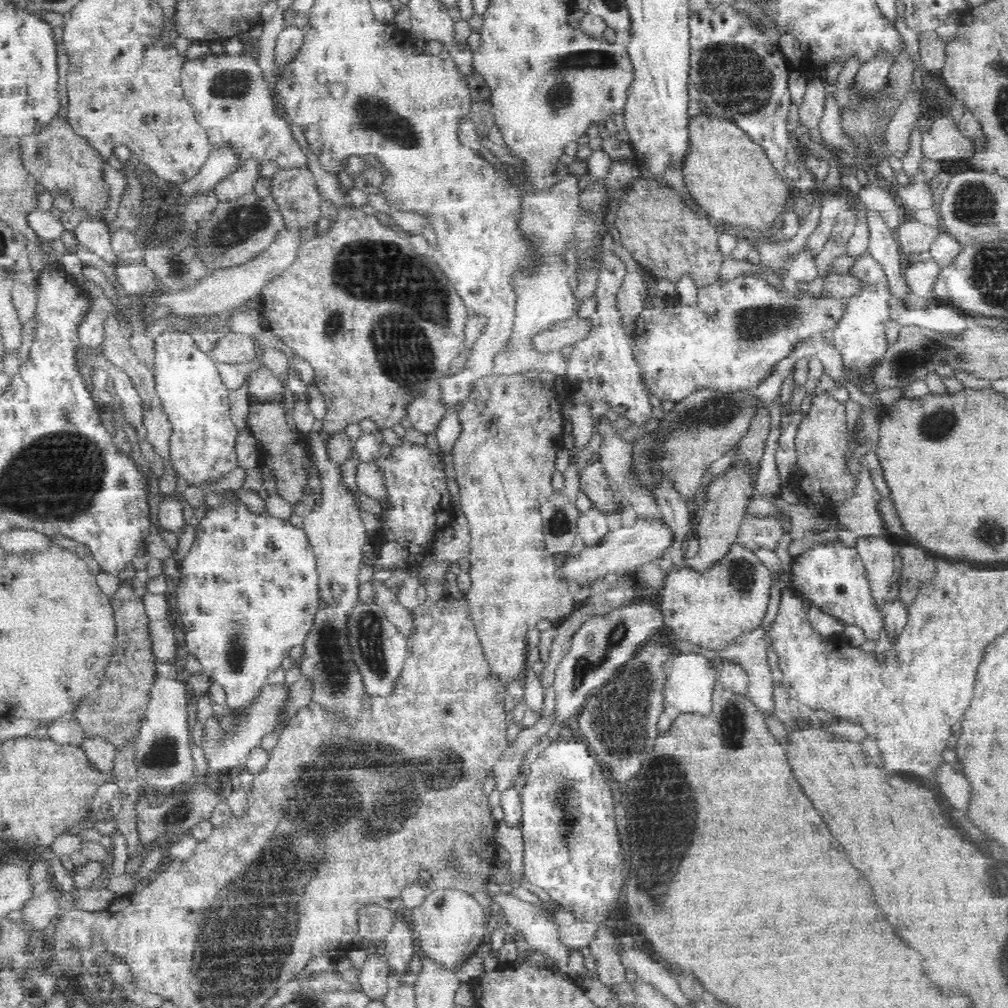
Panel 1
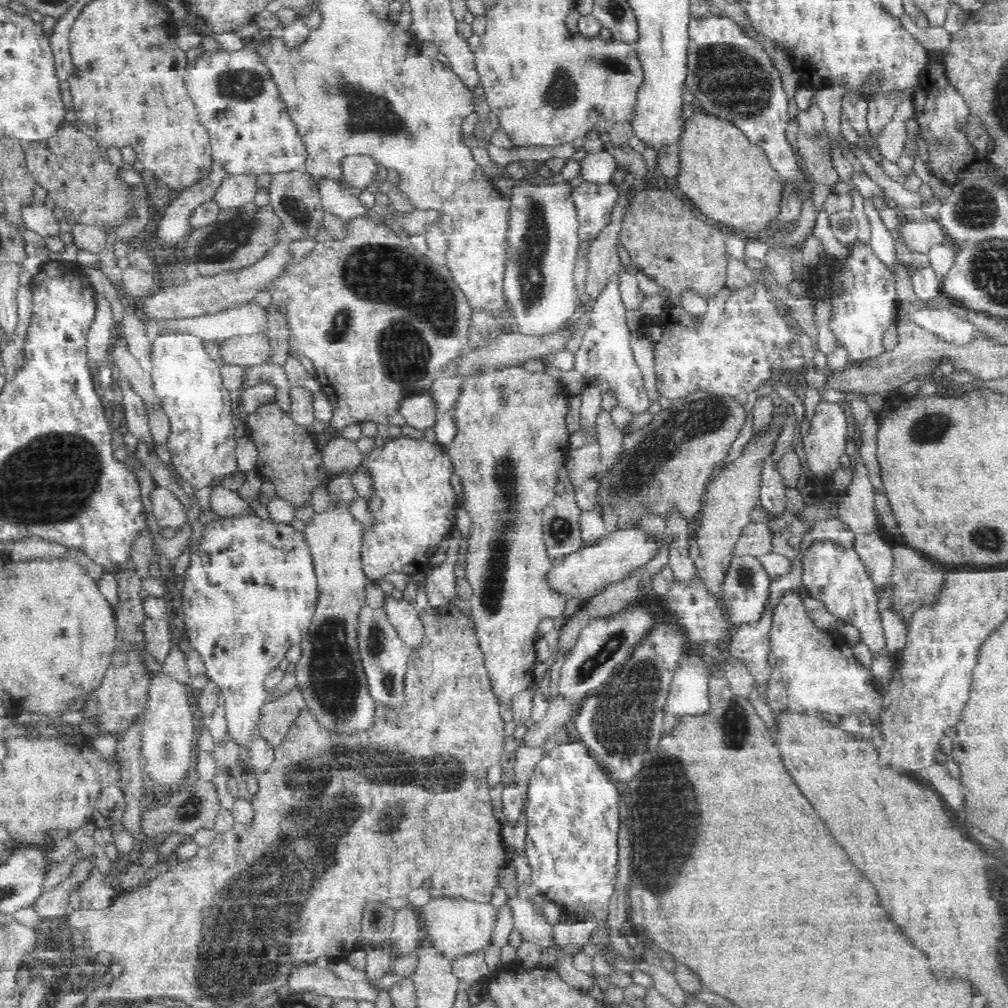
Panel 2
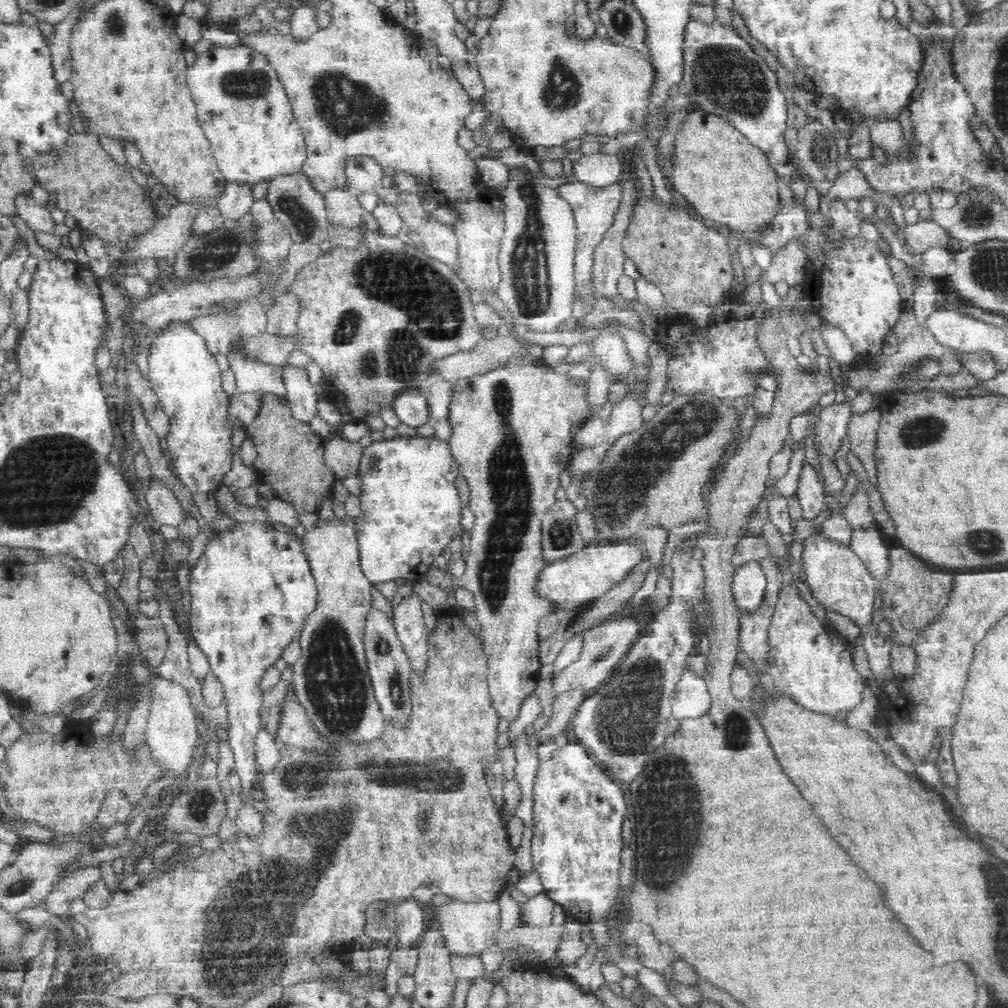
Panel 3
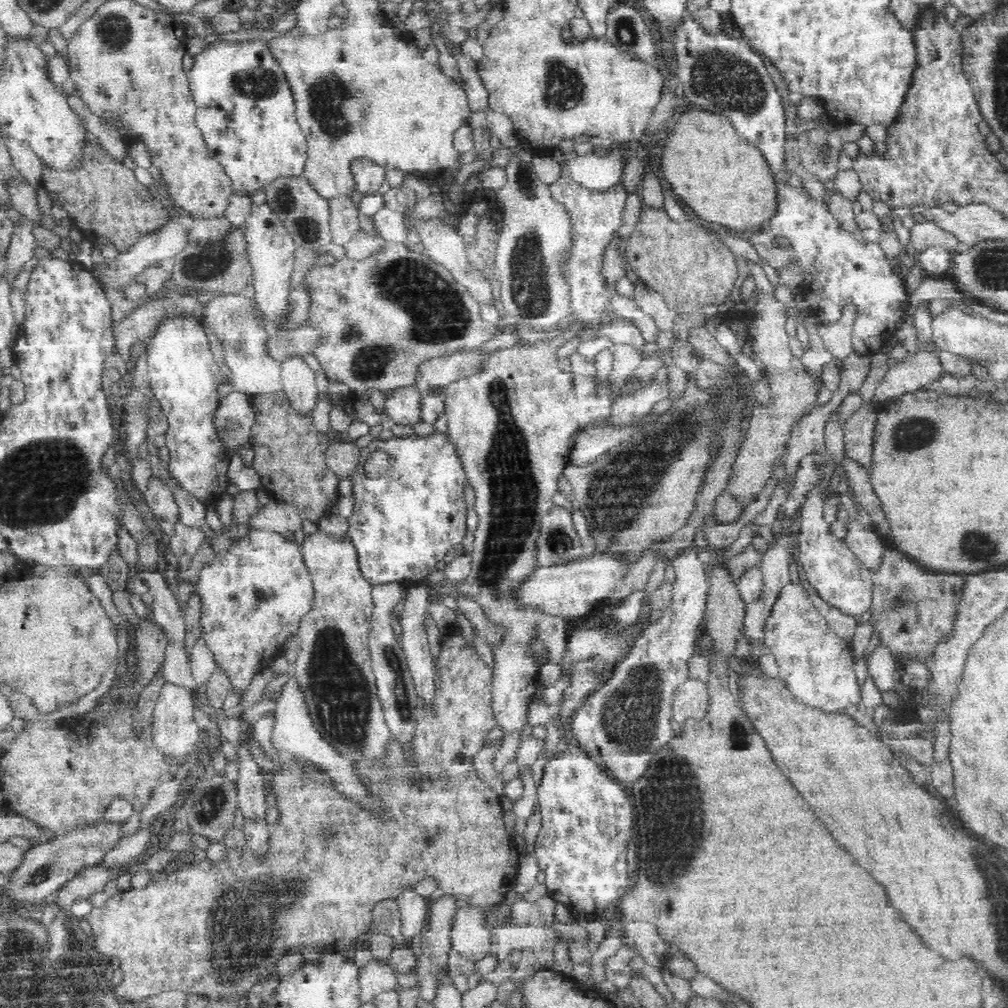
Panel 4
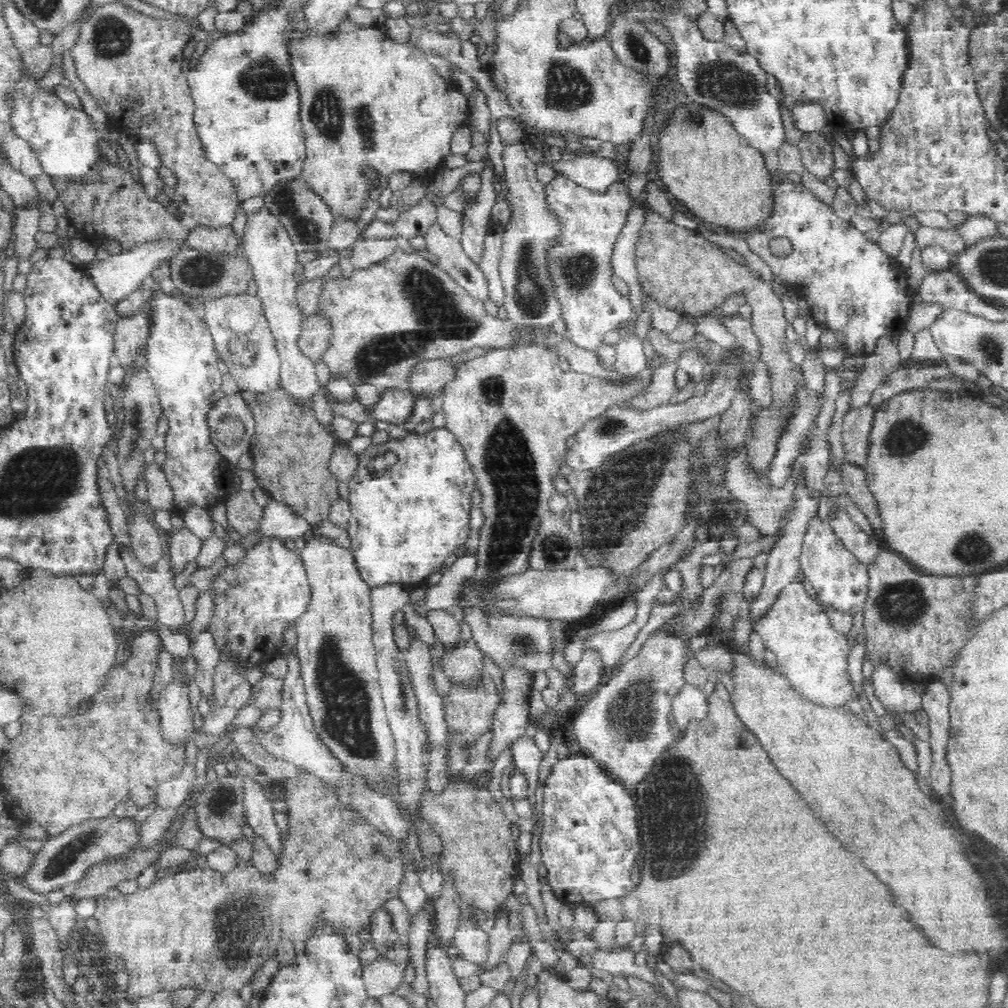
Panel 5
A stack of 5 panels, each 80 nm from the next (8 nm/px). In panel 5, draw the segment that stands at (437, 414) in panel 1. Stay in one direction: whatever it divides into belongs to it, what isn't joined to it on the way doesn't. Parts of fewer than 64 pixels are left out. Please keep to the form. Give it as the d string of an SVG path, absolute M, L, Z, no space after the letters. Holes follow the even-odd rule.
M409 387L383 390L378 404L371 406L377 420L394 425L406 425L415 412L415 392Z

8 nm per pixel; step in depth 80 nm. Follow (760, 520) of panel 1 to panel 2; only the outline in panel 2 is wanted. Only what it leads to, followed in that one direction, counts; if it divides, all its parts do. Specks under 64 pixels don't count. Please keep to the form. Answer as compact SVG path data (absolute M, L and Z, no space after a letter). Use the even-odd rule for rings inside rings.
M749 522L744 525L736 546L734 548L734 556L764 556L773 552L772 540L774 540L774 532L770 530L770 526L764 522Z

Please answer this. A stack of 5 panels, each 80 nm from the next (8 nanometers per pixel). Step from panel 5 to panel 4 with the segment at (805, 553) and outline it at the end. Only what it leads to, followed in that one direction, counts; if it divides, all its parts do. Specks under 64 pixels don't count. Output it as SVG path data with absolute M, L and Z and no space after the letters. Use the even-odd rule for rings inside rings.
M820 486L808 490L801 504L800 534L798 534L798 558L806 573L808 582L816 589L817 595L830 606L838 608L848 616L862 616L870 611L874 581L872 571L850 550L844 541L836 539L829 531L829 524L822 518L824 498Z

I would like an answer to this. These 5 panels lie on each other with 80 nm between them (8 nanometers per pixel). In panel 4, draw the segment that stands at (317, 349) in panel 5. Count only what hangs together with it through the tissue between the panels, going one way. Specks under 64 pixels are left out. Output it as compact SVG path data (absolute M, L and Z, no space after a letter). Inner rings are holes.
M305 322L300 328L286 334L271 331L265 340L265 351L269 358L282 364L290 356L310 353L316 339L316 330Z

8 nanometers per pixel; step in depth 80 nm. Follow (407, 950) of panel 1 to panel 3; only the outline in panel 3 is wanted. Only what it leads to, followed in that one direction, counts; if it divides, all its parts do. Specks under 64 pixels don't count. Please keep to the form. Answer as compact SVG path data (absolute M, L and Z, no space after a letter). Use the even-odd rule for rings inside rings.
M414 899L396 907L396 938L398 949L411 949L424 934L425 914Z

